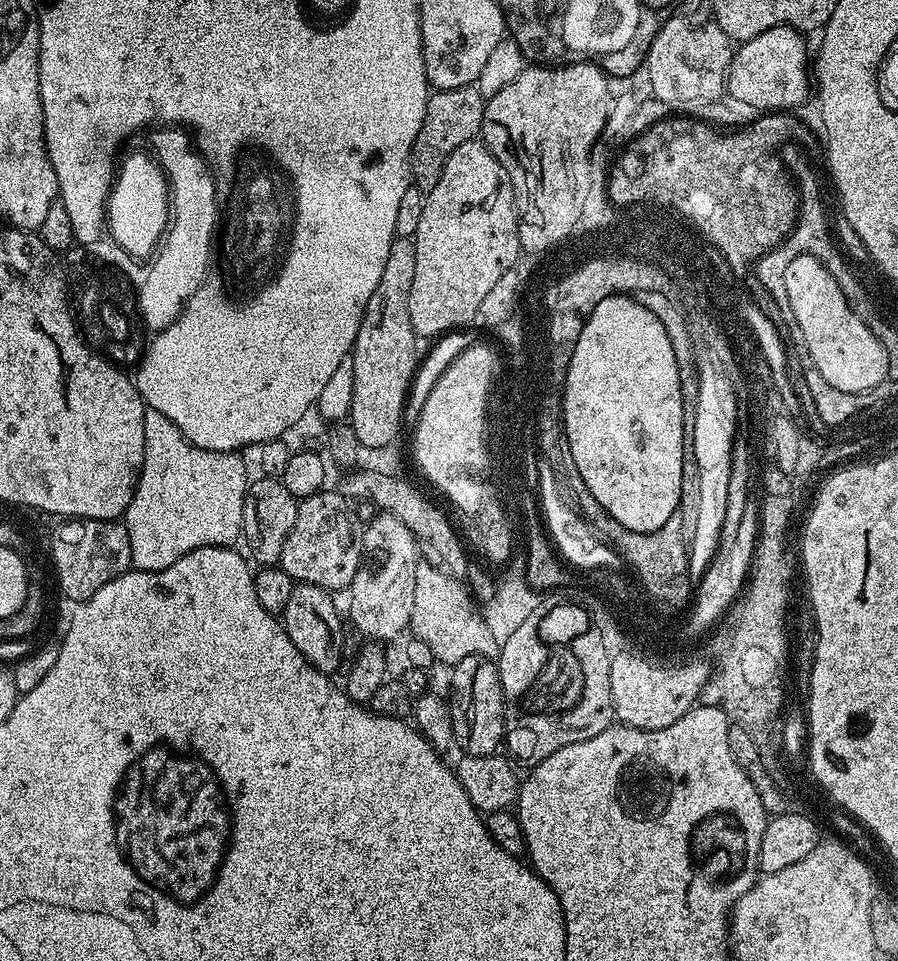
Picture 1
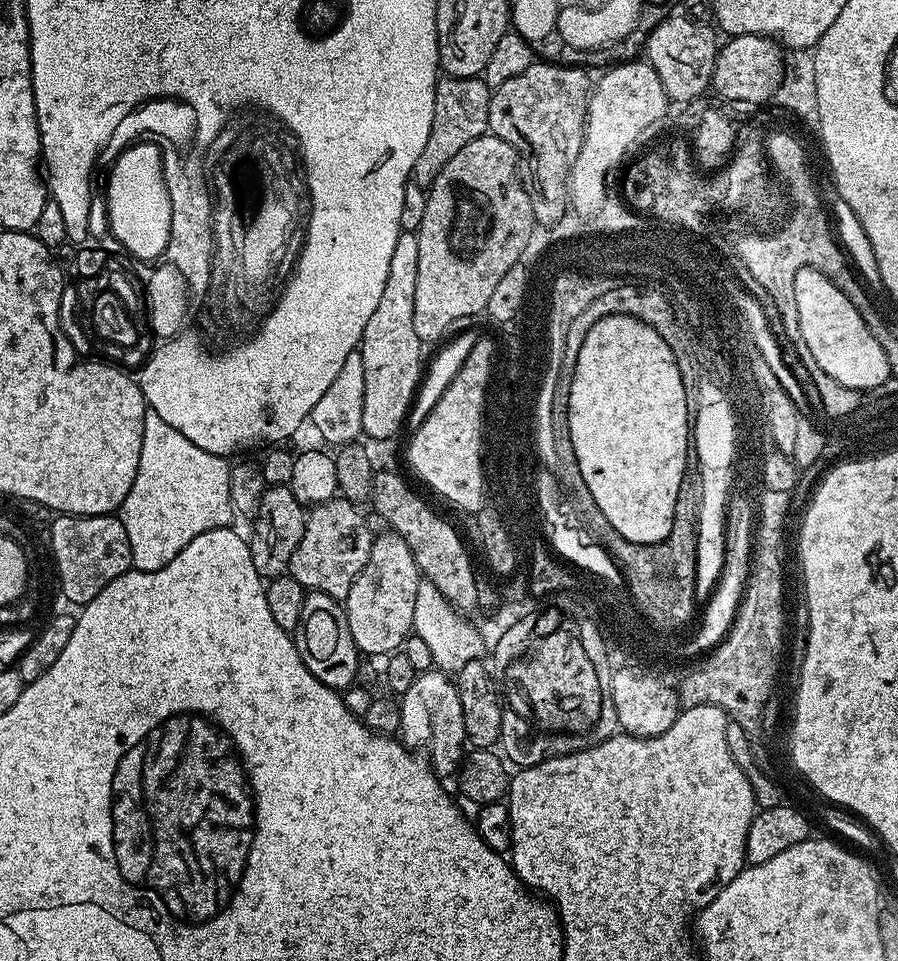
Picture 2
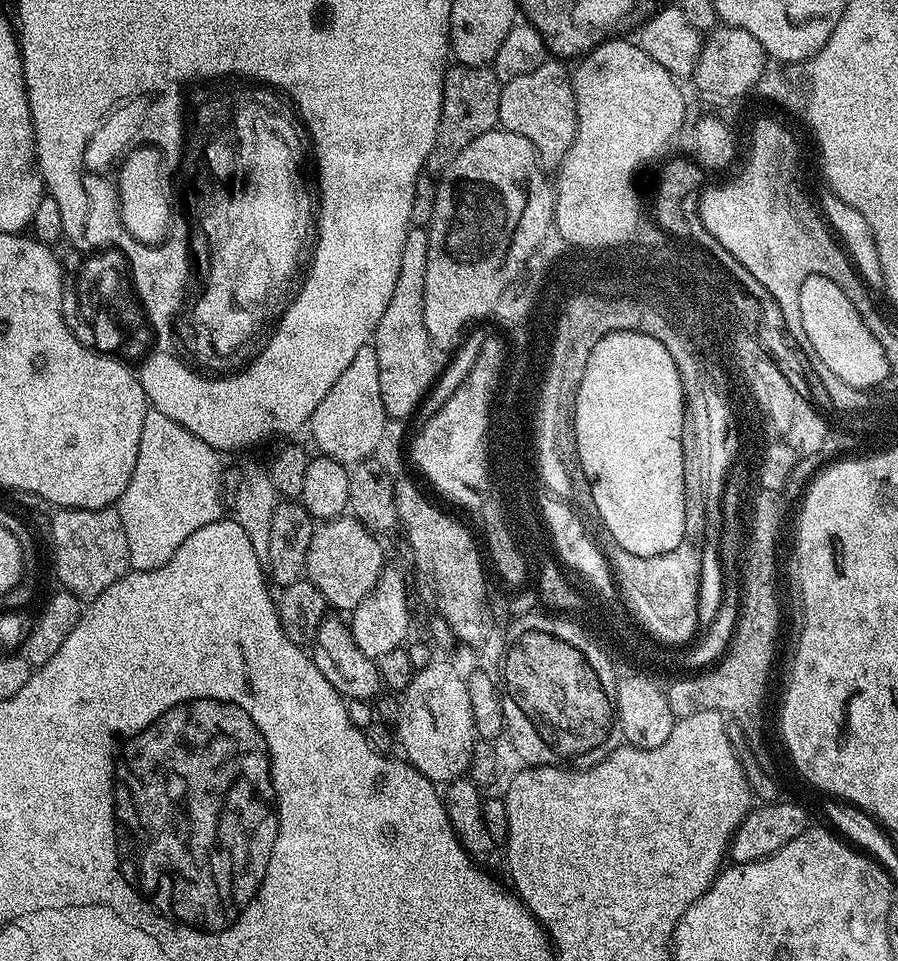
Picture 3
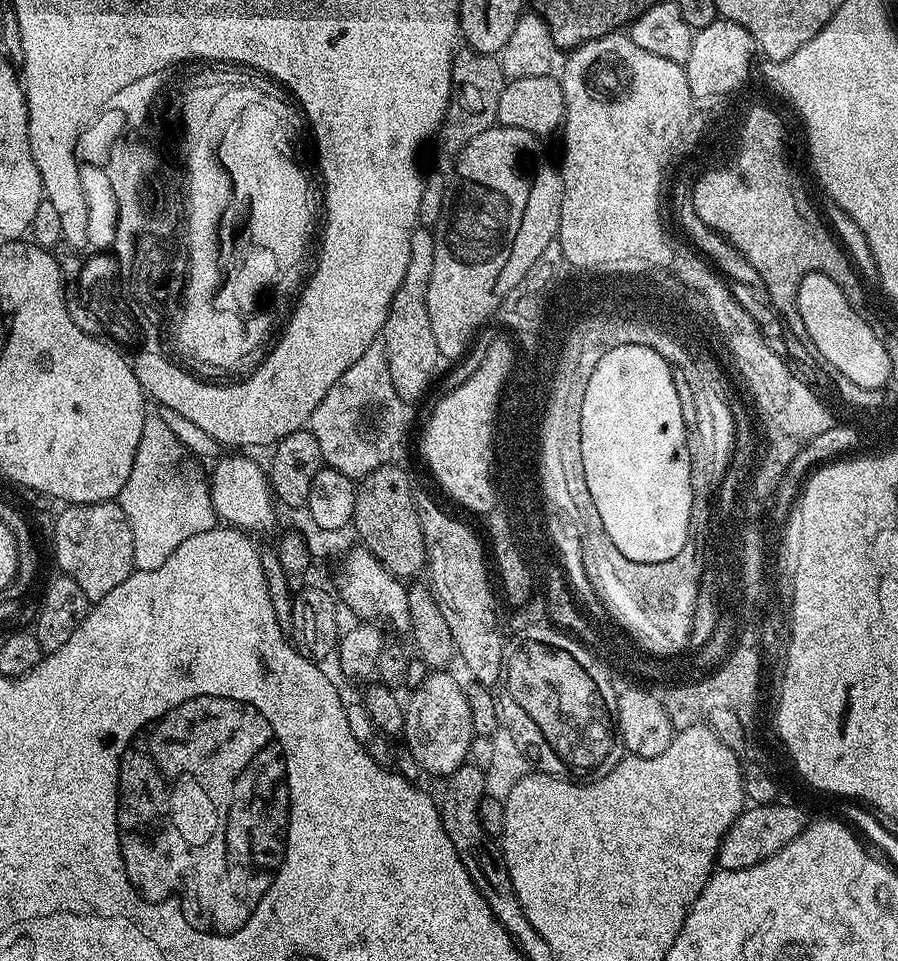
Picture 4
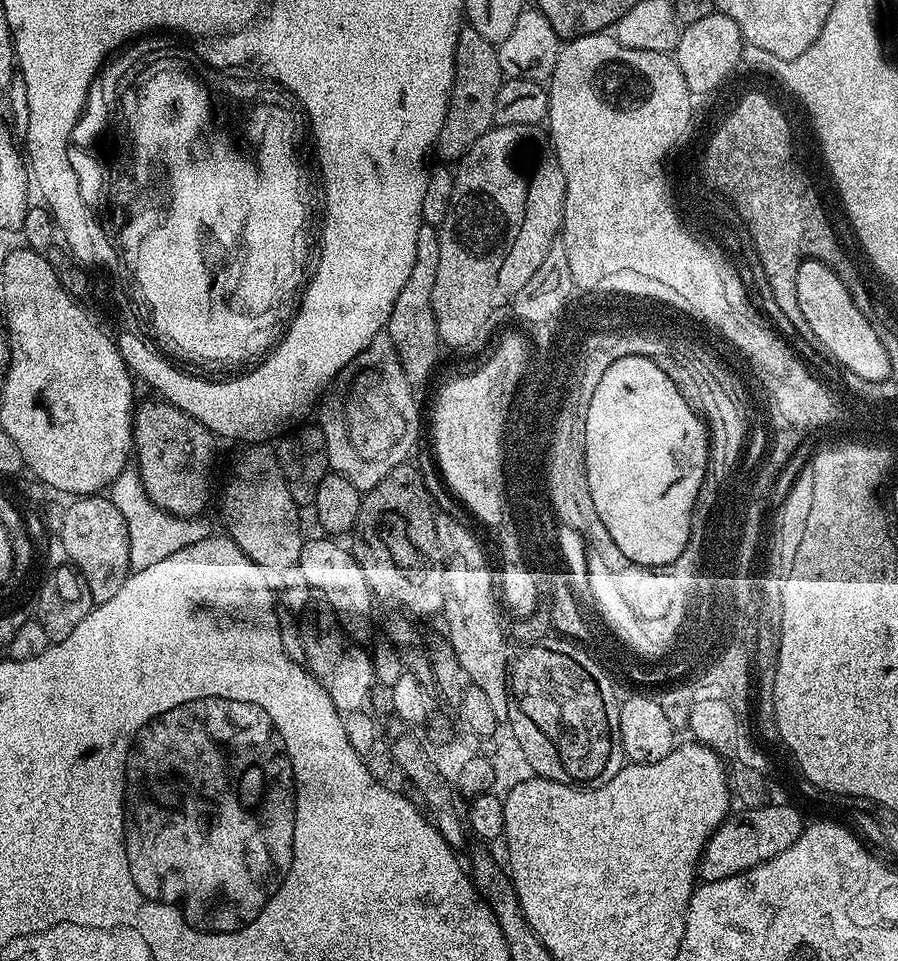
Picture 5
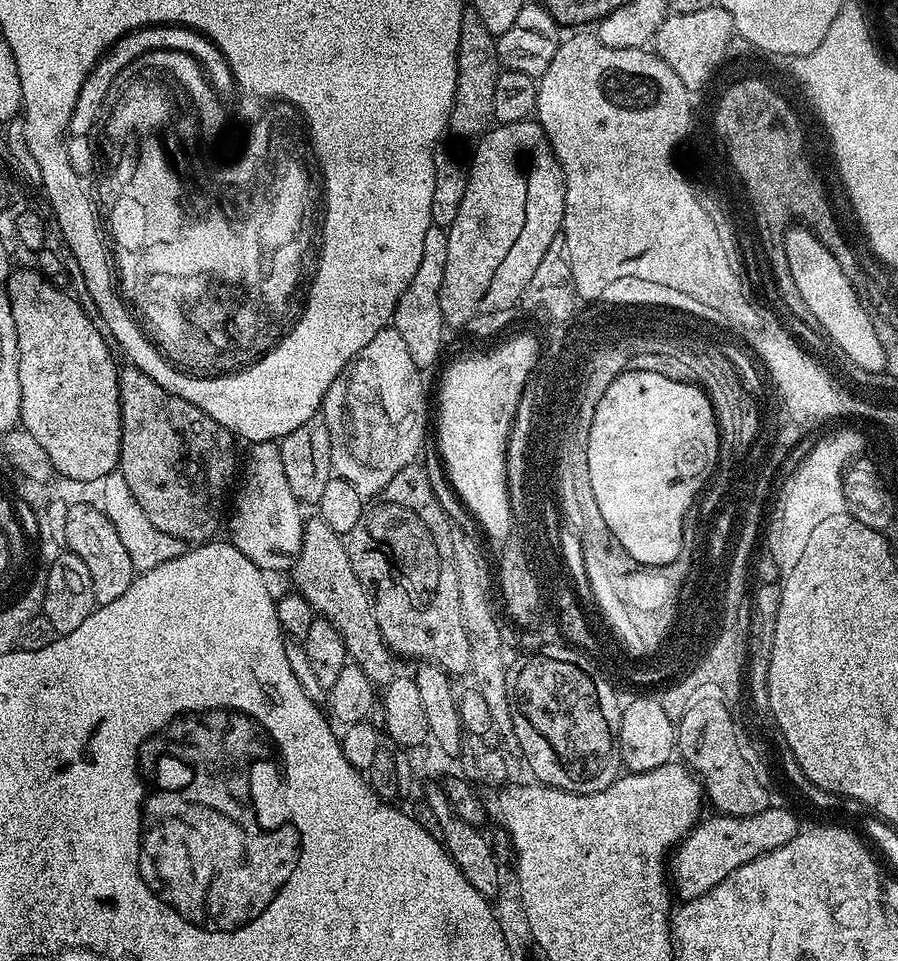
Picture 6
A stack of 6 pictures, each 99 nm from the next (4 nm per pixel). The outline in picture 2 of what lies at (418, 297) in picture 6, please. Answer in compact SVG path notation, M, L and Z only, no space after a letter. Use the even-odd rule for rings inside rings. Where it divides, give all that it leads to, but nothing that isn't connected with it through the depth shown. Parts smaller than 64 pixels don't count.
M401 231L394 255L390 257L390 274L382 299L370 314L366 330L362 330L360 347L362 366L366 366L366 394L362 396L363 435L372 440L388 440L405 427L409 408L421 384L422 345L414 334L414 289L418 283L418 238L415 232Z

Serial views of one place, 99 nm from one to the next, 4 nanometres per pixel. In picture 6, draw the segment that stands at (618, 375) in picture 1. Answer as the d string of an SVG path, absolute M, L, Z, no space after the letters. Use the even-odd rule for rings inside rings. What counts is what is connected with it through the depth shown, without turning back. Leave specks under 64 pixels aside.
M622 372L607 387L606 392L602 395L602 400L597 404L597 409L594 410L593 425L590 426L589 446L592 448L592 455L590 455L592 464L589 466L590 486L592 487L594 502L598 506L598 514L602 514L606 526L610 526L610 534L614 534L614 538L618 538L618 542L625 548L626 554L640 565L668 564L678 558L679 548L683 544L684 525L689 519L698 497L704 491L719 458L720 427L716 424L716 415L708 395L697 384L664 377L660 373Z

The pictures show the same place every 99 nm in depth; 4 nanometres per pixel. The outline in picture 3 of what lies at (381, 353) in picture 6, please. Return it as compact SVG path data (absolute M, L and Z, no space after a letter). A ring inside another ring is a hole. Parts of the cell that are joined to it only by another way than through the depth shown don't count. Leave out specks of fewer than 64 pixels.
M371 343L362 346L350 366L330 386L326 398L318 402L310 421L312 440L323 455L339 464L351 466L367 460L380 444L384 436L384 407L382 406L382 386L378 386L378 354Z

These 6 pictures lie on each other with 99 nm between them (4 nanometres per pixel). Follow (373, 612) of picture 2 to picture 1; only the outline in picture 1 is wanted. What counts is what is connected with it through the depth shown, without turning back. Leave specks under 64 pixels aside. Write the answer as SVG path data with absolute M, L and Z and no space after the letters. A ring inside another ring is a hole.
M381 511L372 521L363 525L364 554L360 561L360 568L354 574L350 585L352 597L348 600L346 616L364 636L369 636L369 641L384 642L380 640L396 640L403 632L409 631L412 615L418 607L414 602L414 578L416 560L416 538L392 513Z

